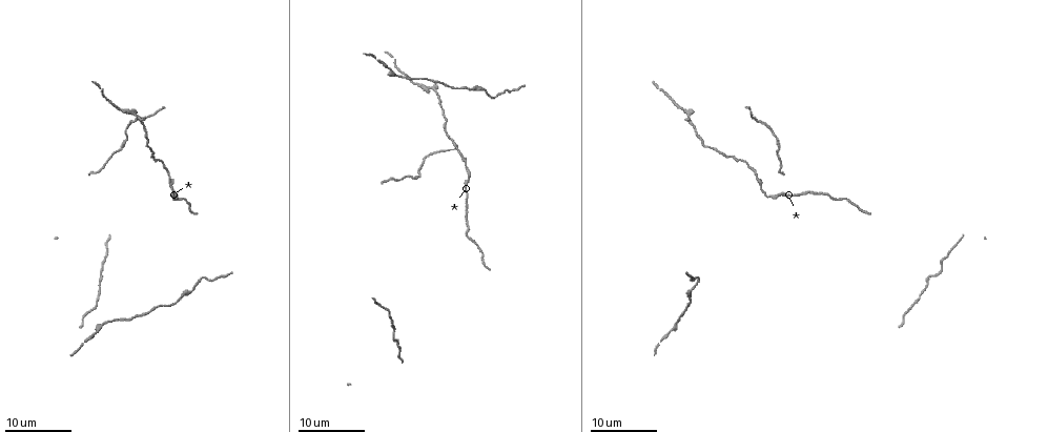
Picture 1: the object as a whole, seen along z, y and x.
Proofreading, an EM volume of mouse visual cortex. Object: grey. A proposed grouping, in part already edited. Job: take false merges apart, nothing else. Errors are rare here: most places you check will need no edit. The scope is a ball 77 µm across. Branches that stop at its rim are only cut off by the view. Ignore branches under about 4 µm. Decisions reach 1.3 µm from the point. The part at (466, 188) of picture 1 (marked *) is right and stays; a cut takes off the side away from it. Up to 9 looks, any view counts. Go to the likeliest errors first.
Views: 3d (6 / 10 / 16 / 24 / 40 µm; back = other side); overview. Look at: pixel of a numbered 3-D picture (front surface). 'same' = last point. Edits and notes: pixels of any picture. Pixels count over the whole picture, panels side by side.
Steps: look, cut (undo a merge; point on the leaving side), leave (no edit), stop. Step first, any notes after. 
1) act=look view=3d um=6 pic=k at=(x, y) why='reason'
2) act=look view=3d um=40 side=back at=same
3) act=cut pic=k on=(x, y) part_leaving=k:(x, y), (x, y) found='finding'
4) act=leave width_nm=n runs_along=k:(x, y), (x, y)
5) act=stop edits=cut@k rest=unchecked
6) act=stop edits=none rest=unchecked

act=look view=3d um=24 pic=1 at=(195, 287) why='thick turns thin'

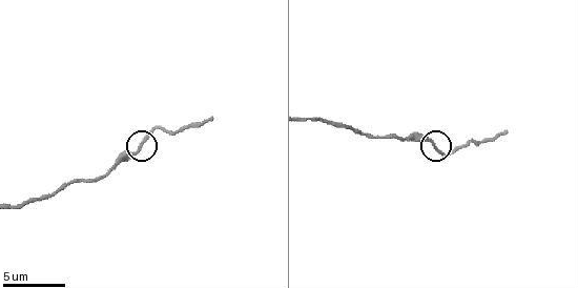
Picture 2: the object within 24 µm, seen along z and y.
act=look view=3d um=10 pic=2 at=(435, 146)

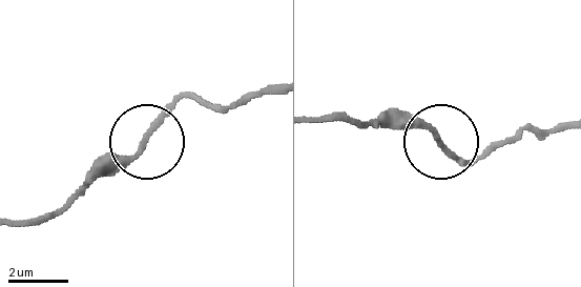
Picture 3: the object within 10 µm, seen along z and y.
act=leave width_nm=180 found='continuous, no second neuron'

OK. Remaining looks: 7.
act=look view=3d um=16 pic=1 at=(173, 195)

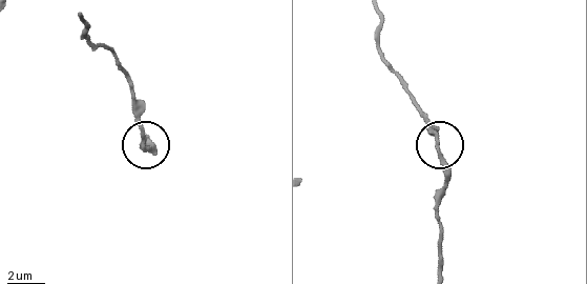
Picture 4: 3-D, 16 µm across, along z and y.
act=look view=3d um=6 pic=4 at=(143, 148)

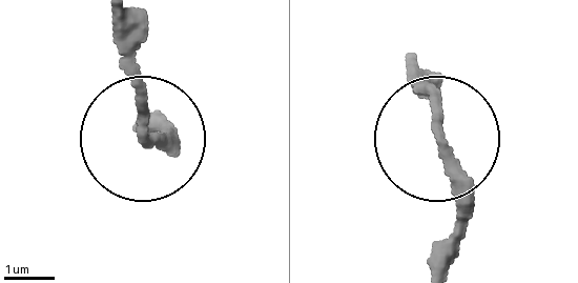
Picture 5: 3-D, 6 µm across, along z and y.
act=leave found='one neuron here'

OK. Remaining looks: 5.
act=look view=3d um=24 pic=1 at=(776, 149) why='calibre changes'

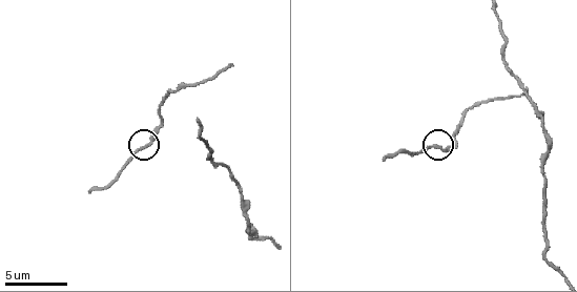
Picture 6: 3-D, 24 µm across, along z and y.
act=look view=3d um=6 pic=6 at=(442, 147)

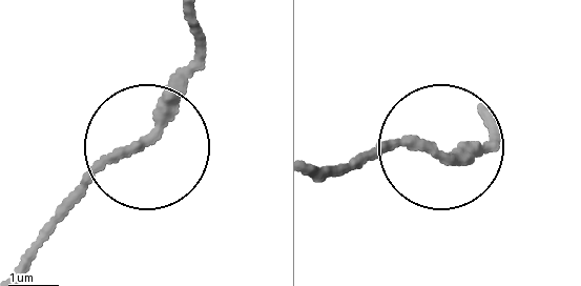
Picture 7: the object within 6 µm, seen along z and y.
act=look view=3d um=6 side=back pic=7 at=(434, 152) why='other side'

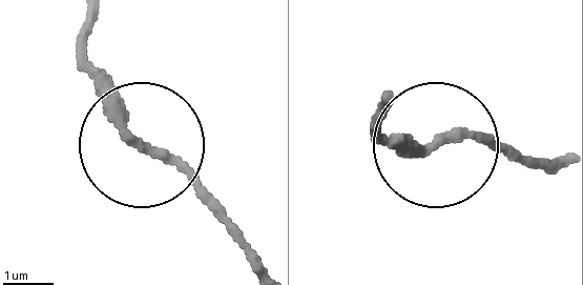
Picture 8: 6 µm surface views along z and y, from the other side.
act=leave found='all the same neuron'

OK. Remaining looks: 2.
act=look view=3d um=10 pic=6 at=(504, 64)

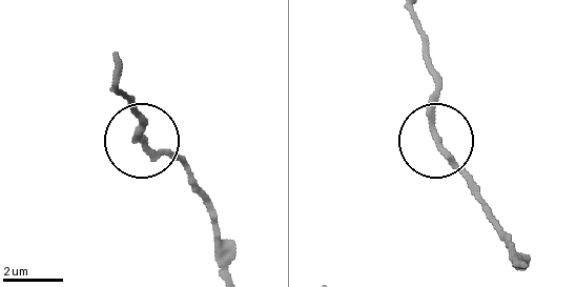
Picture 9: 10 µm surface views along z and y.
act=leave runs_along=9:(522, 264), (437, 136), (427, 56) found='one neuron here'

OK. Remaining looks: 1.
act=stop edits=none rest=unchecked

